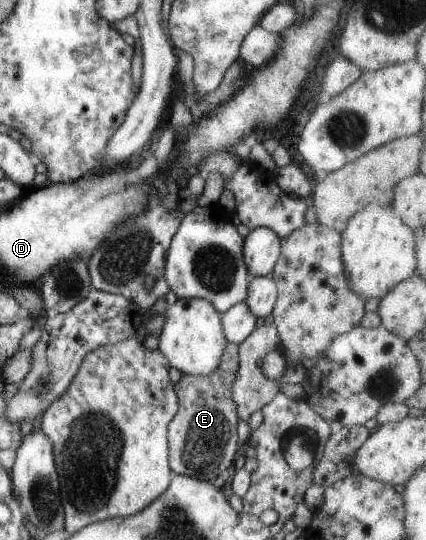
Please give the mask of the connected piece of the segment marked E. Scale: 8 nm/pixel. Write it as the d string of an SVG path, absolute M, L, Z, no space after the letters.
M228 342L221 362L209 376L182 375L174 384L179 408L168 424L168 461L175 475L213 482L223 470L234 465L241 451L237 436L238 406L232 399L239 367L238 345Z

